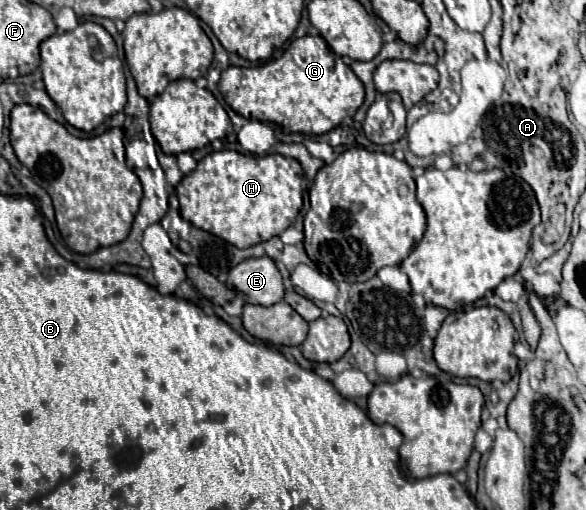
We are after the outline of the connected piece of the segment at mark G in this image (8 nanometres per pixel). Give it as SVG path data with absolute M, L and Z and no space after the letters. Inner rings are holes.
M321 36L295 38L277 60L269 60L253 68L229 66L227 70L221 72L219 90L223 100L243 118L259 120L259 122L275 122L281 126L285 134L301 132L309 136L319 136L339 126L347 116L353 116L357 112L357 108L363 104L365 98L361 80L351 72L351 68L337 54L331 52L331 48L325 44Z

